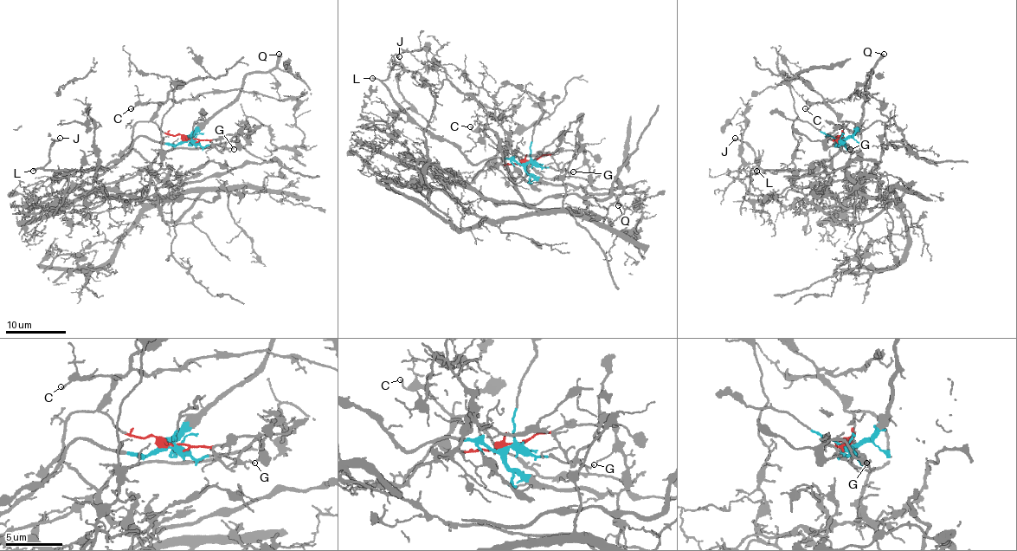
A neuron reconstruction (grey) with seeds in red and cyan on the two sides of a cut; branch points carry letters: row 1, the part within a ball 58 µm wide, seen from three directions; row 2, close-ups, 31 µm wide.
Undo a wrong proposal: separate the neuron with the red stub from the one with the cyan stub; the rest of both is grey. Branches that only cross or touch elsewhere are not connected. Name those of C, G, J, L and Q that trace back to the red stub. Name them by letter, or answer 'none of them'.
C

